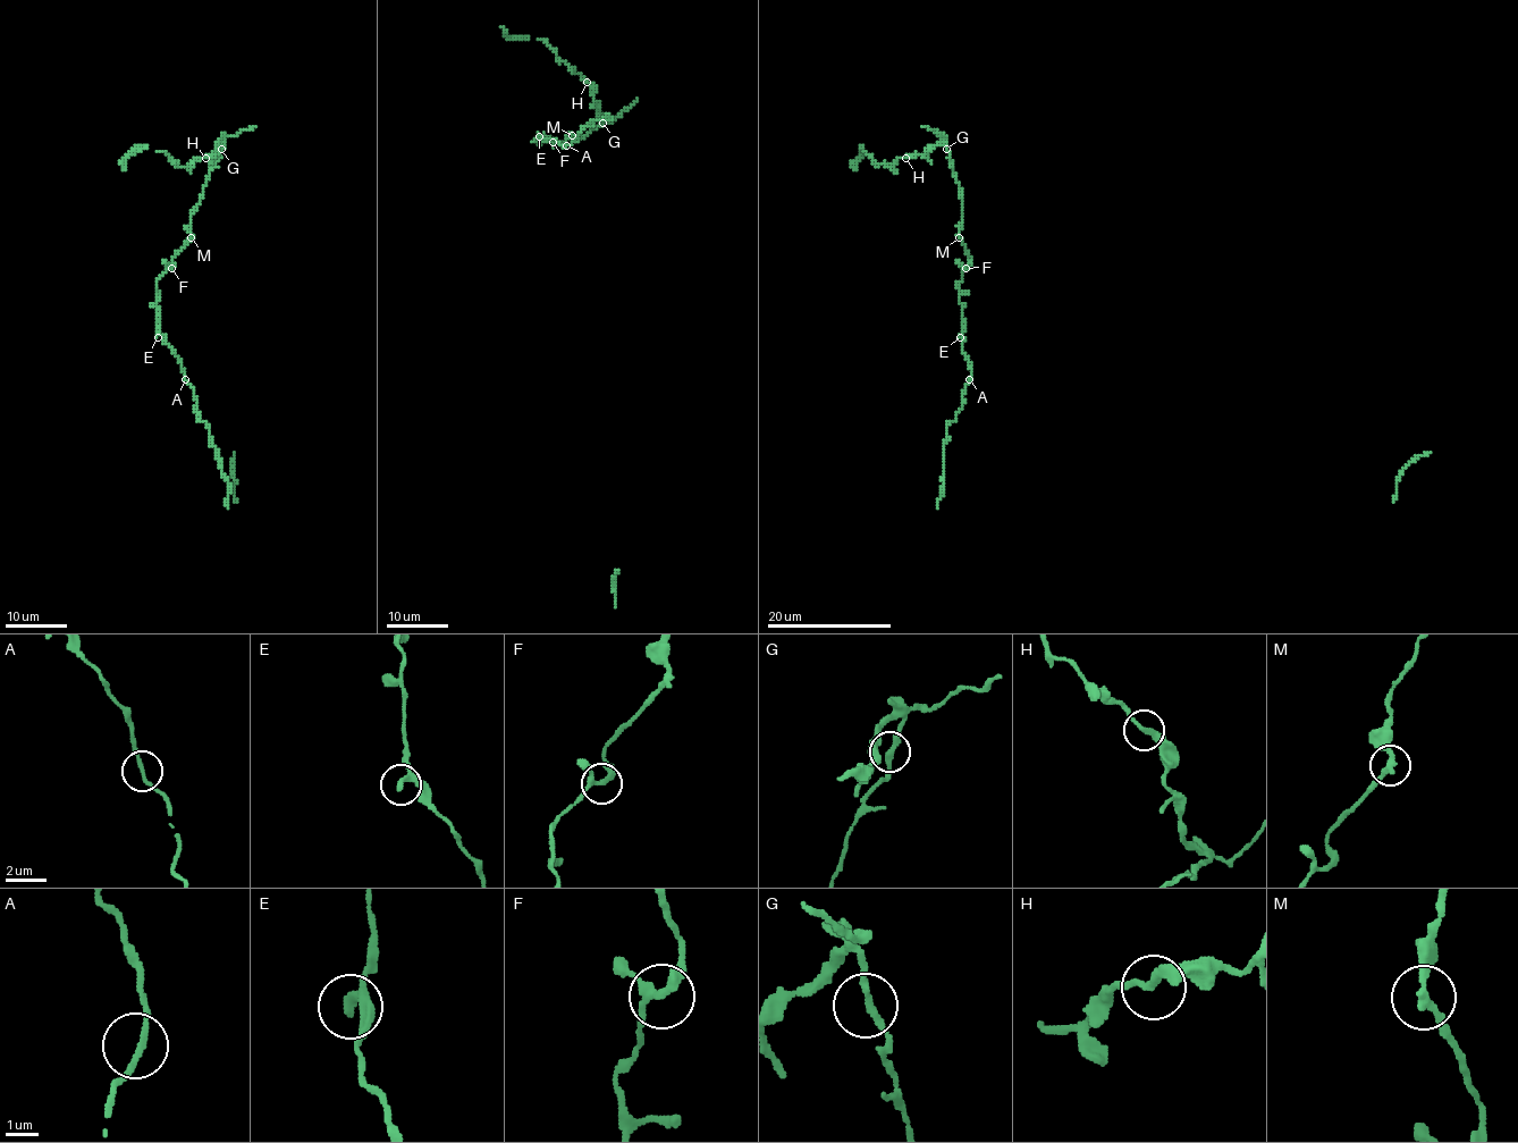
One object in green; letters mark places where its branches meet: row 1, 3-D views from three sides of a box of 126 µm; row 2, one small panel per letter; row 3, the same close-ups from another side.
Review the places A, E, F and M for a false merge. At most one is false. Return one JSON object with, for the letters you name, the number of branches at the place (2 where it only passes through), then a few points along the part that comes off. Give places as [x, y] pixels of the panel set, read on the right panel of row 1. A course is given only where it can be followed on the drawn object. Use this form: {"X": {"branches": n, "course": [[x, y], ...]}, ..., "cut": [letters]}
{"M": {"branches": 2, "course": [[959, 237], [961, 190], [943, 140], [922, 156], [897, 158], [890, 166], [877, 165], [862, 148], [854, 170]]}, "cut": ["M"]}

